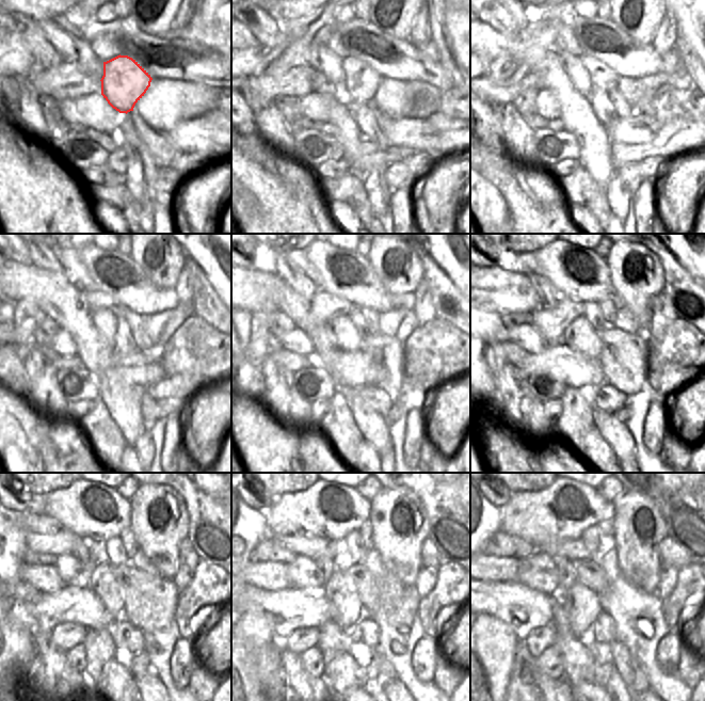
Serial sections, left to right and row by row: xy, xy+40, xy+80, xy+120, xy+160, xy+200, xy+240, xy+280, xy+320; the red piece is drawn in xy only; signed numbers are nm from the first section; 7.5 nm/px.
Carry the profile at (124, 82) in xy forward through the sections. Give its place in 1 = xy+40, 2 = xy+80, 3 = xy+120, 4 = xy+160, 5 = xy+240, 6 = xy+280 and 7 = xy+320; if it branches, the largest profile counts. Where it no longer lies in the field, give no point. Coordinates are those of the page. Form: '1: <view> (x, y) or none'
1: xy+40 (362, 82)
2: xy+80 (602, 77)
3: xy+120 (96, 300)
4: xy+160 (324, 307)
5: xy+240 (74, 573)
6: xy+280 (303, 572)
7: xy+320 (539, 572)

